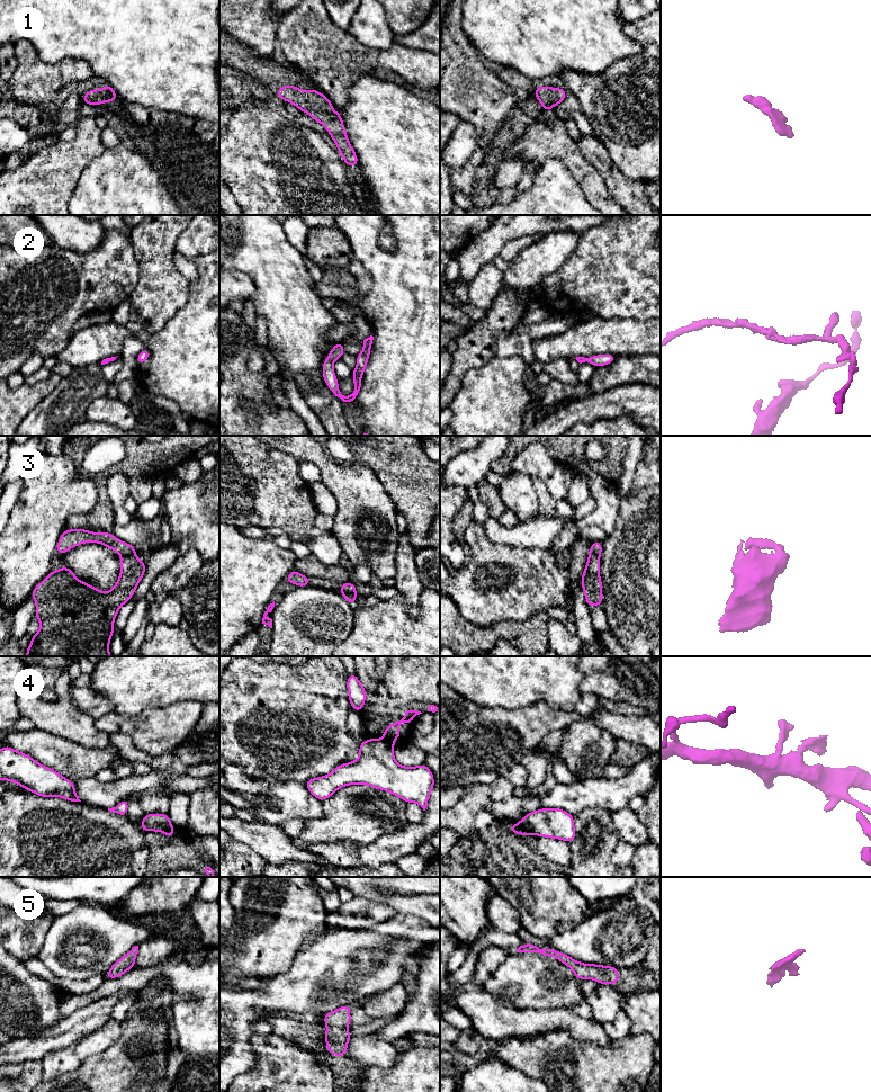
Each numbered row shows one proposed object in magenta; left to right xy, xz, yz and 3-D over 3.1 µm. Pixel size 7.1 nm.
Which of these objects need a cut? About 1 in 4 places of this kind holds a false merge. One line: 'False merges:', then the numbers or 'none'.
False merges: 4

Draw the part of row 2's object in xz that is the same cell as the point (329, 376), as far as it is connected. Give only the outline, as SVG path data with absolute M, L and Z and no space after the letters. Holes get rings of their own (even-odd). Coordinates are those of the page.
M372 335L365 339L362 351L358 356L356 356L357 367L352 370L352 379L353 379L354 388L353 392L348 396L341 394L339 390L338 377L335 376L333 369L333 362L338 359L341 359L343 353L345 352L342 341L334 343L333 349L327 353L327 358L322 364L323 379L326 386L331 390L331 392L335 396L340 397L343 402L353 401L360 391L361 379L362 379L363 372L368 365L372 340L374 340Z

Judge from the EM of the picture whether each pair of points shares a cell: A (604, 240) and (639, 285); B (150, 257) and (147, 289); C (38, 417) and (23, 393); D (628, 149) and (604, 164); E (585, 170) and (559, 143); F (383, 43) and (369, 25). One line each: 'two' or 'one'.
A: one
B: one
C: two
D: two
E: one
F: one

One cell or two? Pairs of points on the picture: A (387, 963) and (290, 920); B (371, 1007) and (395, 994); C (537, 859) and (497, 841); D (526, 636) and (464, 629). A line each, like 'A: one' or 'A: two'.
A: two
B: one
C: one
D: one

